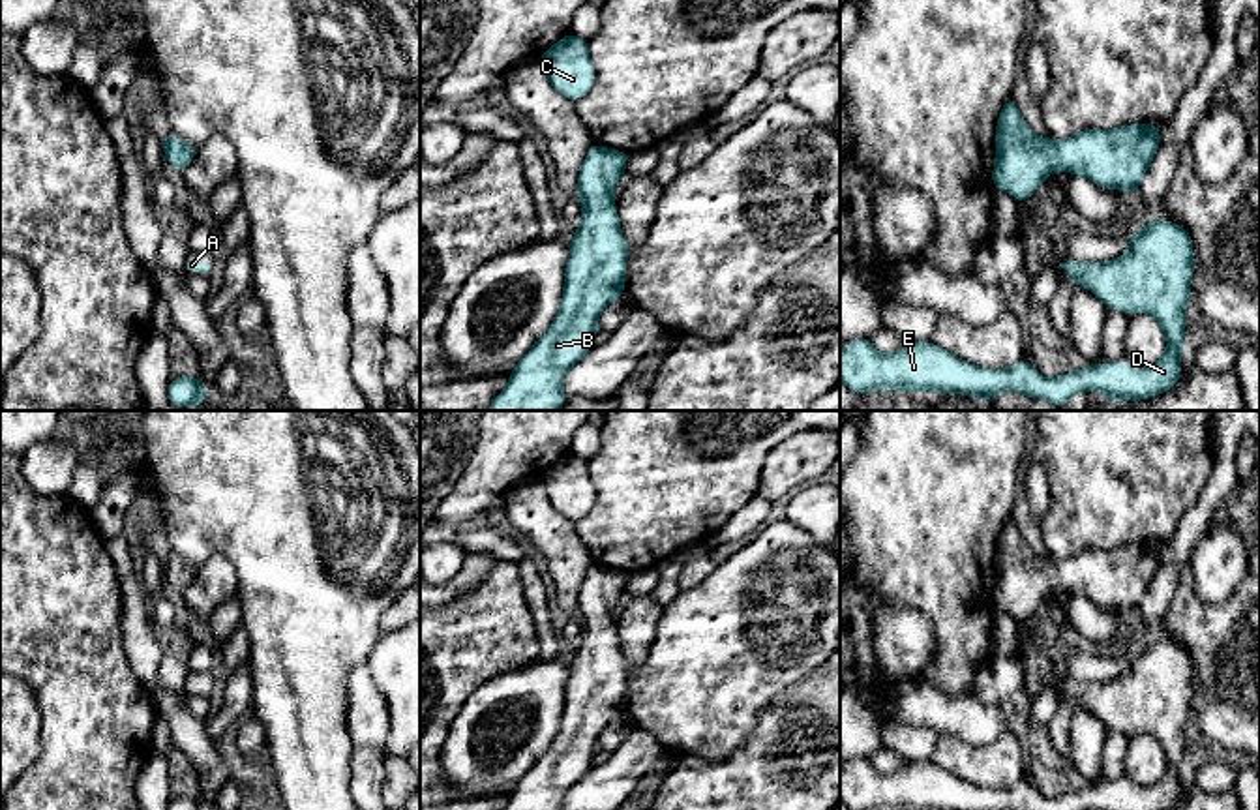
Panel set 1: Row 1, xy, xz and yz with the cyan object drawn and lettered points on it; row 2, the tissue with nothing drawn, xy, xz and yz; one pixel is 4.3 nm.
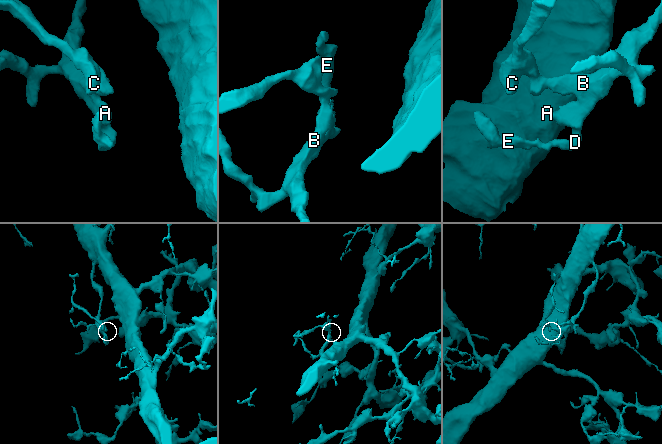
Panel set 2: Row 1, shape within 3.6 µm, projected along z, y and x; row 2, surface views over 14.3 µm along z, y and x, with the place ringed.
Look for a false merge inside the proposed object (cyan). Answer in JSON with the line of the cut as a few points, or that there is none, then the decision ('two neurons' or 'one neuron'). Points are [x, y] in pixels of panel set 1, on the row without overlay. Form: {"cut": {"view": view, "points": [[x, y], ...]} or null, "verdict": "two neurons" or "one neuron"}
{"cut": null, "verdict": "one neuron"}

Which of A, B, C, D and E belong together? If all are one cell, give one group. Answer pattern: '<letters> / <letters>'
A B C D E

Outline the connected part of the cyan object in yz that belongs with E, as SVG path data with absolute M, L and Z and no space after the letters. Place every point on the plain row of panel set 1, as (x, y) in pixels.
M1149 639L1129 656L1129 669L1106 682L1061 682L1076 707L1093 711L1112 729L1148 733L1164 752L1166 771L1153 786L1127 780L1088 784L1046 799L1022 778L1009 789L973 786L932 761L892 774L857 758L840 771L840 801L849 810L1172 810L1181 797L1185 726L1192 720L1192 658L1178 643Z

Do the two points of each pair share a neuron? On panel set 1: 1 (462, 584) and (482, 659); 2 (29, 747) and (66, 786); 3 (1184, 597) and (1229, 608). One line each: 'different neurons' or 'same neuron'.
1: different neurons
2: different neurons
3: same neuron

